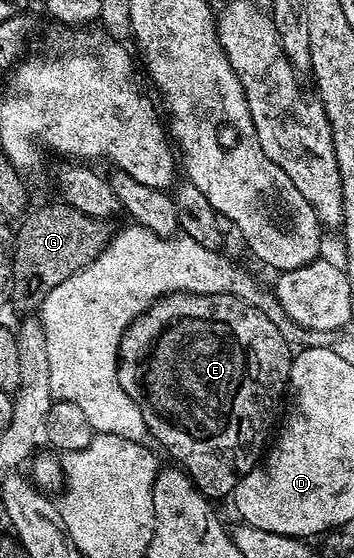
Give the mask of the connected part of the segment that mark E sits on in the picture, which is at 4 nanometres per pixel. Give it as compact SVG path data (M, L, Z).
M167 294L166 297L153 302L124 332L118 345L118 379L120 388L124 388L136 408L140 408L144 424L150 430L150 438L158 441L178 461L175 463L186 471L186 475L207 498L217 500L225 494L226 497L233 495L239 480L248 472L252 472L267 453L266 441L270 438L270 429L278 418L282 397L285 394L287 397L288 394L291 361L291 346L284 340L284 336L280 336L280 332L276 332L276 324L272 324L272 320L268 320L268 316L264 316L264 312L260 312L256 307L244 304L230 294Z

